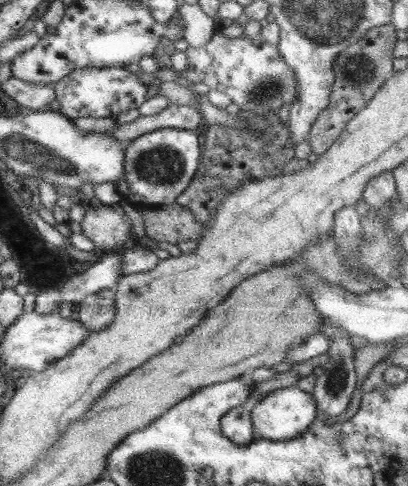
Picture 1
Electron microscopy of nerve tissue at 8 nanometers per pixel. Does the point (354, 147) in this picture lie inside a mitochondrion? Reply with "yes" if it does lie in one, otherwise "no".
no

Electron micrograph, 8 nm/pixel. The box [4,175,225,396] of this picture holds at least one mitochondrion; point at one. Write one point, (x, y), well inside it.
(58, 269)

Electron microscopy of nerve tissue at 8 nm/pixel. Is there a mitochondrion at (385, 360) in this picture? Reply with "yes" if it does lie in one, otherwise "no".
no

